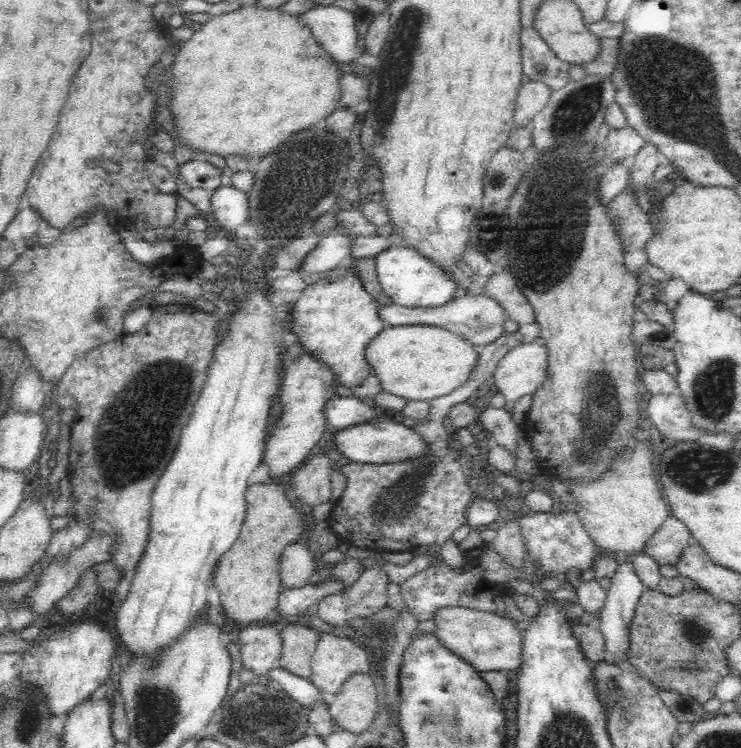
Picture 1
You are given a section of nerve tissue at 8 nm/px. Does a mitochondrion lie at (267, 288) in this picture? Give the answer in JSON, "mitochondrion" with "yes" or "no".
{"mitochondrion":"no"}

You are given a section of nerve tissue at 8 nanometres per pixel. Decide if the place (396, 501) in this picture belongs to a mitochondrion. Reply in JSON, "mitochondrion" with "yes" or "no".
{"mitochondrion":"yes"}

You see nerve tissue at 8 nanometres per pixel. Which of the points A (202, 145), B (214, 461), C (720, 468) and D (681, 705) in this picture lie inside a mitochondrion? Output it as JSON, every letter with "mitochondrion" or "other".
{"A":"other","B":"other","C":"mitochondrion","D":"mitochondrion"}

